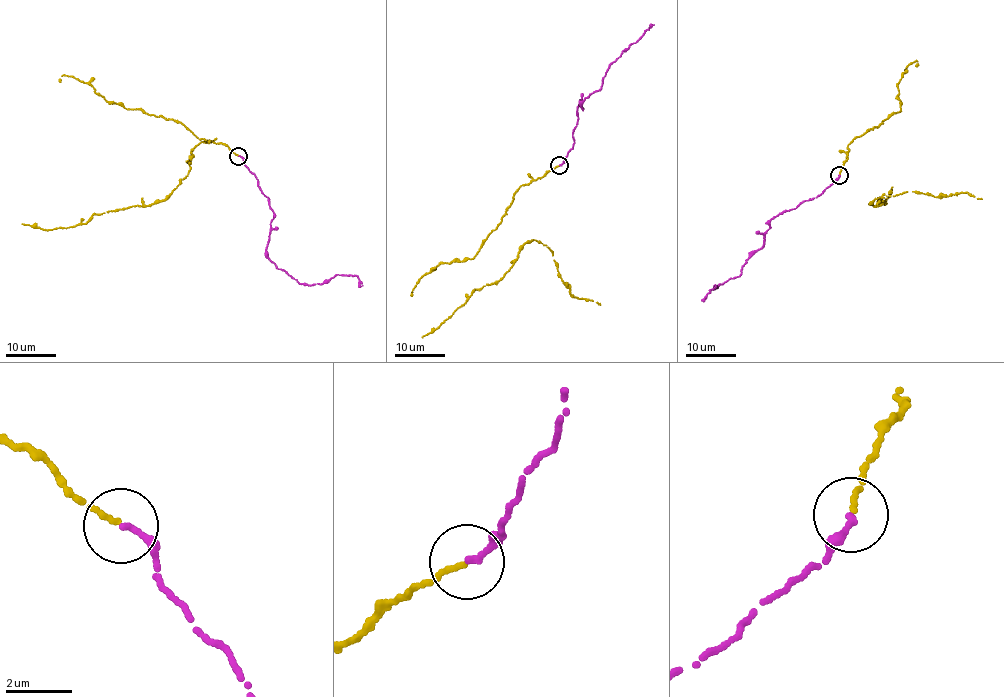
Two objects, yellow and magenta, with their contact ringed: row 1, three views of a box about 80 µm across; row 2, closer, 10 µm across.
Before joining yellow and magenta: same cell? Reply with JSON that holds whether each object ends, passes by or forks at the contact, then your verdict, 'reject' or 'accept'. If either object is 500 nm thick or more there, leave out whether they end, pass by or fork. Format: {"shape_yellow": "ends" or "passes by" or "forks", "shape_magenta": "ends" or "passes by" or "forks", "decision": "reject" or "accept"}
{"shape_yellow": "ends", "shape_magenta": "ends", "decision": "accept"}

